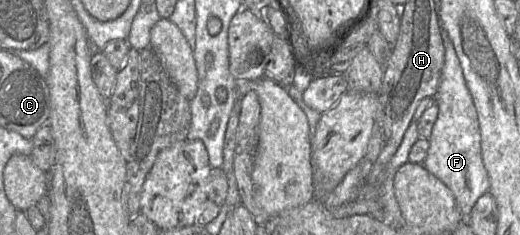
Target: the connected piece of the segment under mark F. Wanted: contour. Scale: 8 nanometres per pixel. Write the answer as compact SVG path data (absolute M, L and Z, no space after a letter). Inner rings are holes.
M441 28L444 64L435 101L439 111L429 137L430 146L423 166L453 193L461 215L466 219L480 196L490 189L489 176L481 154L481 134L477 111L467 87L463 70L448 33Z

